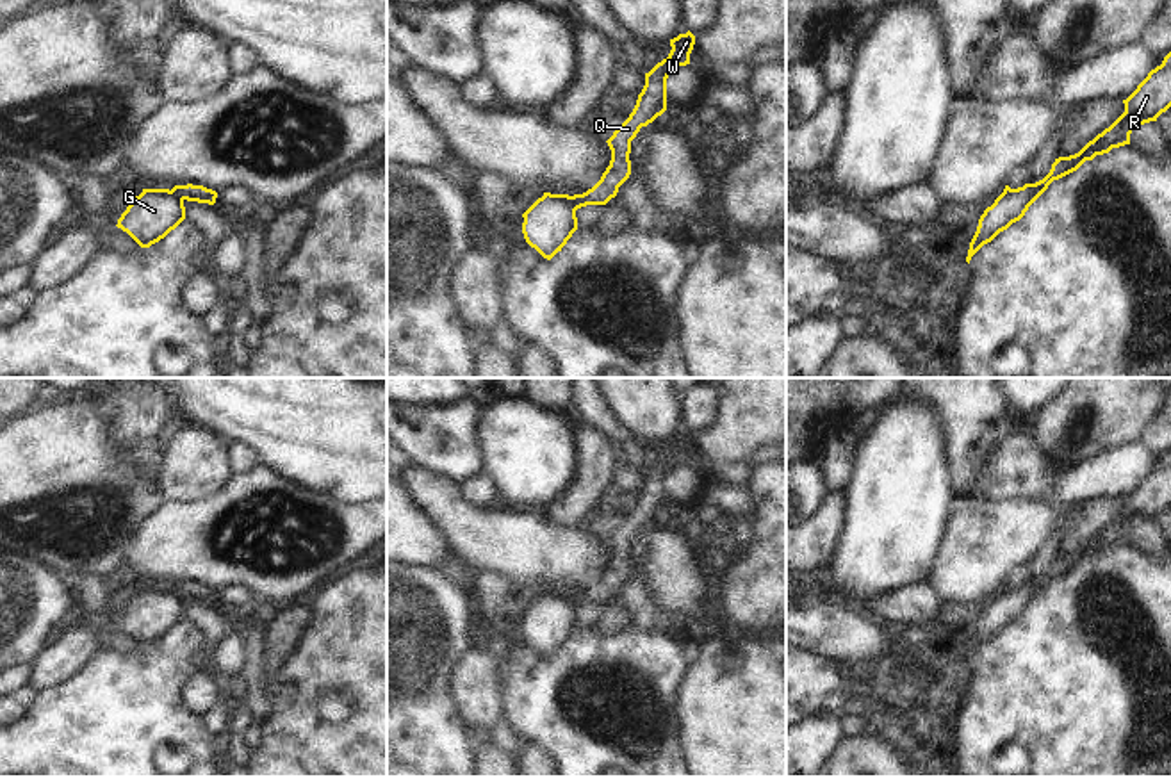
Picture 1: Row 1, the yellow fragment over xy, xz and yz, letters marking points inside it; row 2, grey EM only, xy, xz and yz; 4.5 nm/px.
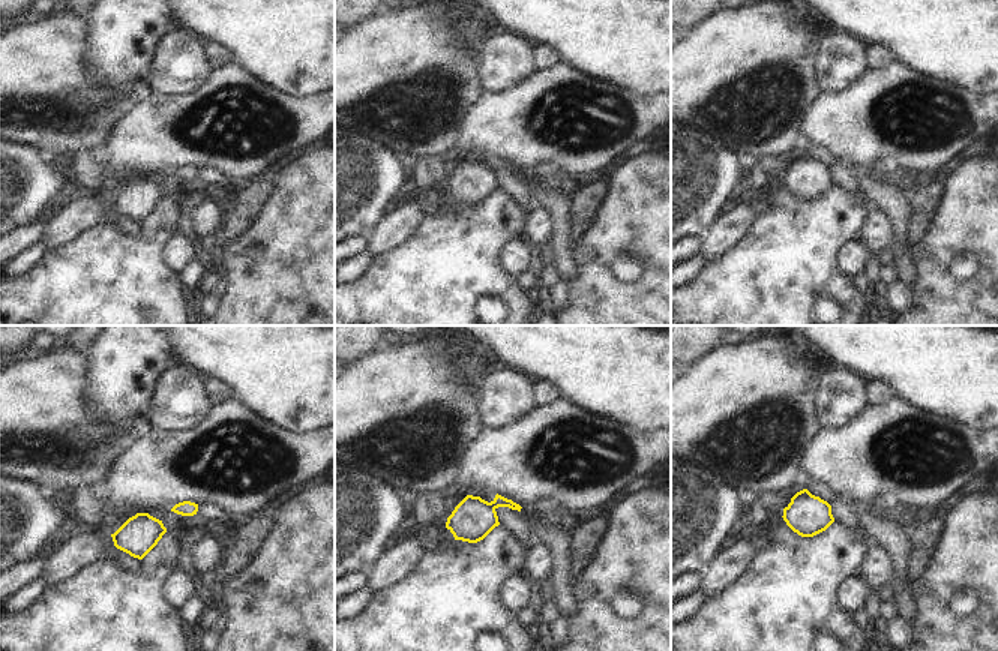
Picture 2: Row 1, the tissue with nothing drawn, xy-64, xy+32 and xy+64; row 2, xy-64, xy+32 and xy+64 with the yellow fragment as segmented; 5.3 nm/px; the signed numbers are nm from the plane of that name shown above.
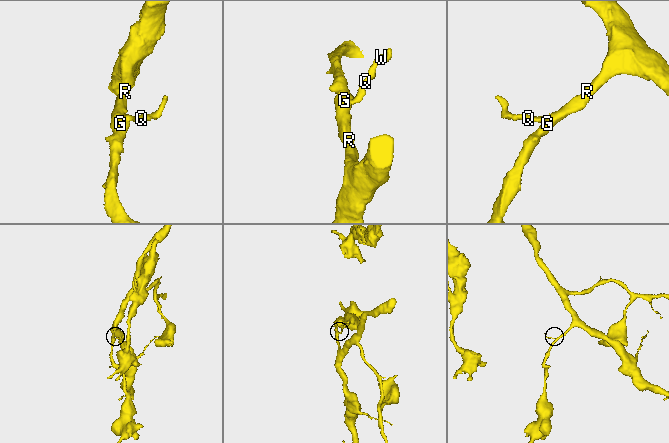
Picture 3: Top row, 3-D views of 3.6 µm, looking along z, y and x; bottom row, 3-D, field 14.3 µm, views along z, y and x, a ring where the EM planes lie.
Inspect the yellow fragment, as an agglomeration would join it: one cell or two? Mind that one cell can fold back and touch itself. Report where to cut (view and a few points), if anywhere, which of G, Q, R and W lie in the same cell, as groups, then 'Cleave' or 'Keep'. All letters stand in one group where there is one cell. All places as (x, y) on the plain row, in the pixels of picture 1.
Split along xy (171, 588), (182, 599). Groups: G R / Q W. Cleave.

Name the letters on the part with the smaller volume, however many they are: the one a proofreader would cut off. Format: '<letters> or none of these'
Q, W

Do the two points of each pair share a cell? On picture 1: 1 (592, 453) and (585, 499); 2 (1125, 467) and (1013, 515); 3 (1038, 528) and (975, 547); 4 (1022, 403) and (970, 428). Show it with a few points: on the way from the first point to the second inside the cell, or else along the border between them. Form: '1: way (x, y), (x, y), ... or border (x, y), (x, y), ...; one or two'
1: way (592, 464), (592, 480), (587, 489); one
2: border (1031, 498), (991, 501); two
3: way (1022, 528), (991, 540); one
4: border (1006, 396), (1015, 412); two

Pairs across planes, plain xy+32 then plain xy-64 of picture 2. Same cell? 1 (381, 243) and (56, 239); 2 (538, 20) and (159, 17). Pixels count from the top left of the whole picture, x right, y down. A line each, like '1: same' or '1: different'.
1: same
2: different

